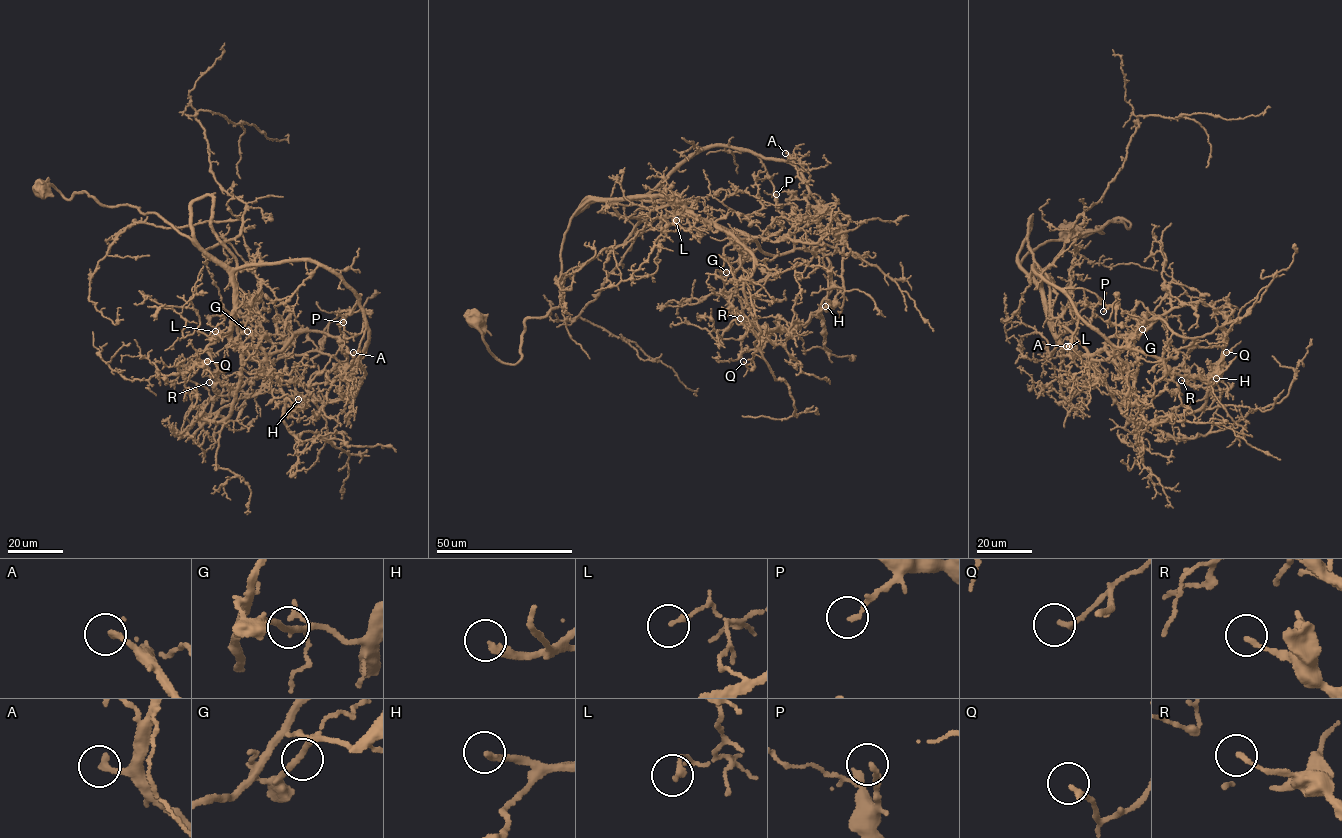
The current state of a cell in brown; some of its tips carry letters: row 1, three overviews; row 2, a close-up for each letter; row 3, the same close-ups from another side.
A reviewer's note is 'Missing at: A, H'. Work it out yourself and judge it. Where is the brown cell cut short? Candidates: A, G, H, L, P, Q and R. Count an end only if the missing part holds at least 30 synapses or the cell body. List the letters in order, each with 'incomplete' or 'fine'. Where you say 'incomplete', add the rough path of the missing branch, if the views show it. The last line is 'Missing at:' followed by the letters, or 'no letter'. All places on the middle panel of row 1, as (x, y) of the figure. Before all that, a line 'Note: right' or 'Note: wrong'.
Note: right
A: incomplete; missing branch runs (785, 153), (772, 141), (780, 144)
G: fine
H: incomplete; missing branch runs (825, 306), (820, 303), (818, 288), (822, 281), (840, 268)
L: fine
P: fine
Q: fine
R: fine
Missing at: A, H

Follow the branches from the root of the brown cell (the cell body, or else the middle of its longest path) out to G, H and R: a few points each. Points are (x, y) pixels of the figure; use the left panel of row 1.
G: (44, 189), (140, 207), (195, 240), (228, 274), (242, 348), (261, 354), (247, 331)
H: (44, 189), (140, 207), (195, 240), (228, 274), (248, 354), (335, 337), (346, 361), (298, 399)
R: (44, 189), (155, 212), (225, 269), (242, 357), (230, 412), (217, 421), (200, 415), (235, 397), (209, 382)

